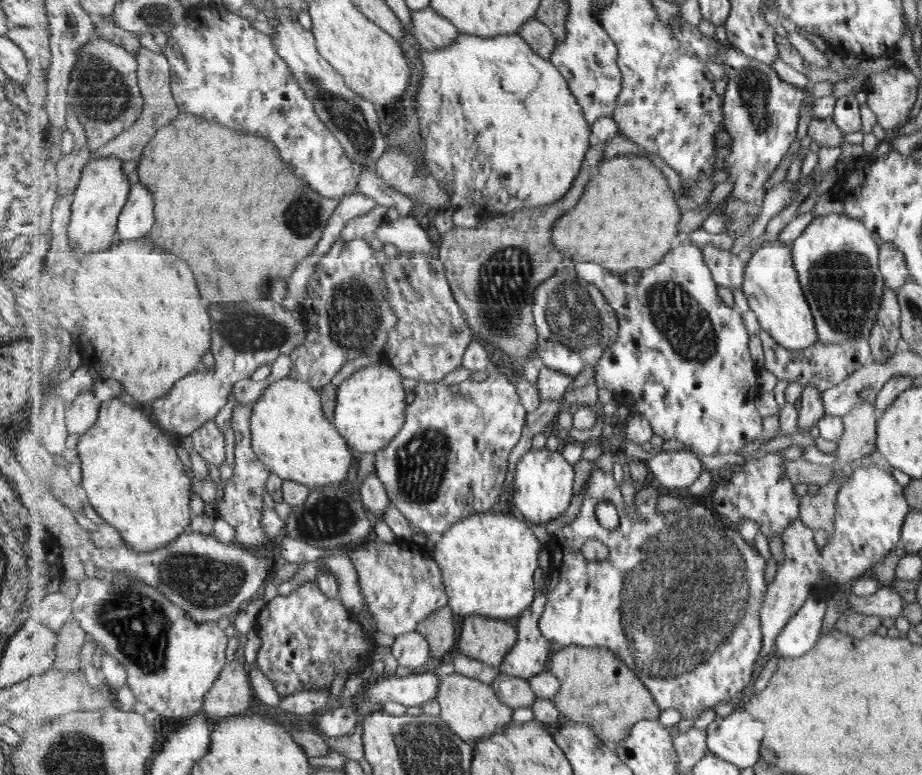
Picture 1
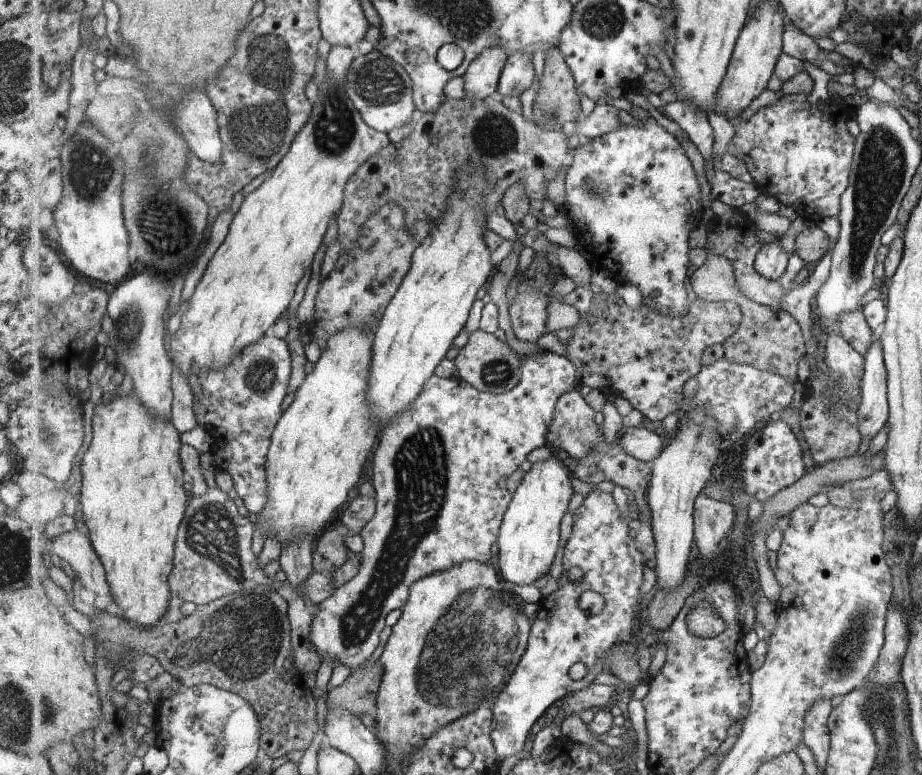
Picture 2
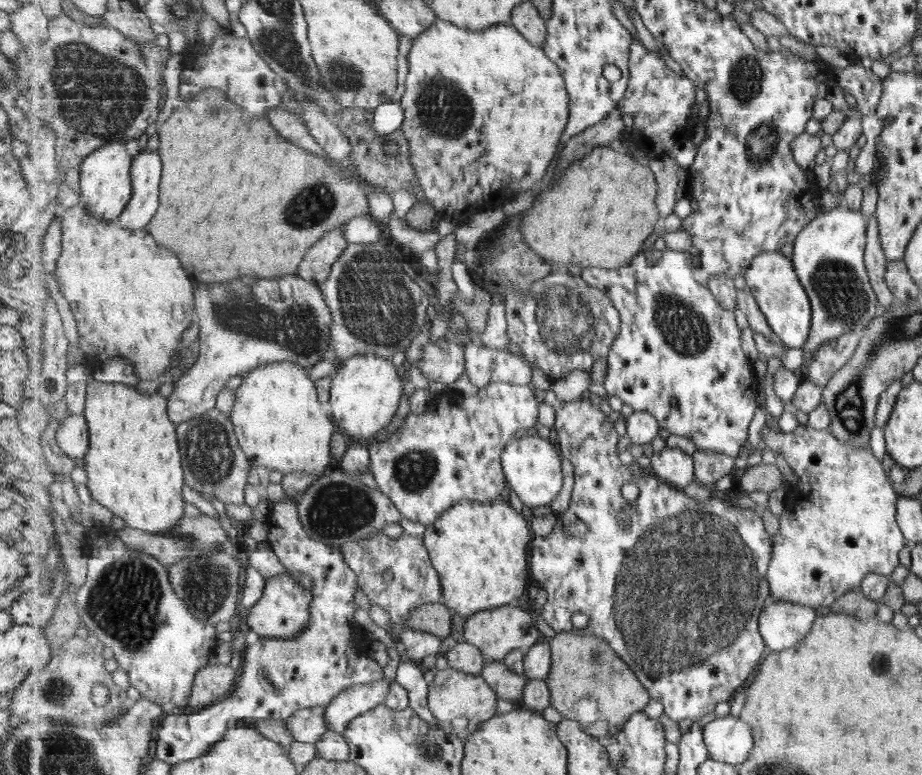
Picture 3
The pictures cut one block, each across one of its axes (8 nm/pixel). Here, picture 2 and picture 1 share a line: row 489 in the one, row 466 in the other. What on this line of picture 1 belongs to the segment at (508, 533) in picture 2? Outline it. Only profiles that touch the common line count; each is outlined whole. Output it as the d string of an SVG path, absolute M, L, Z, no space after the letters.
M547 448L530 449L517 462L513 488L510 492L510 506L523 514L527 521L545 525L567 512L575 496L575 472L573 465L565 458L561 450Z

